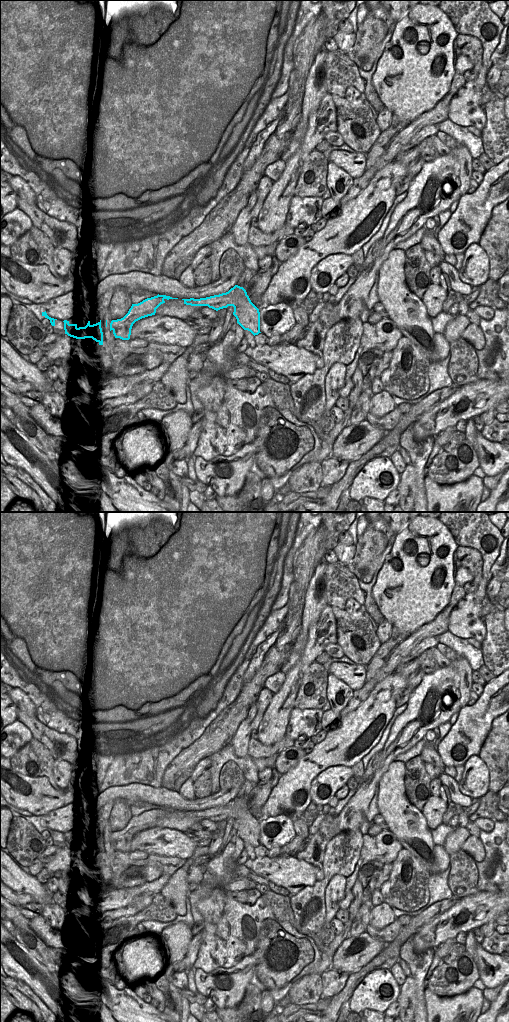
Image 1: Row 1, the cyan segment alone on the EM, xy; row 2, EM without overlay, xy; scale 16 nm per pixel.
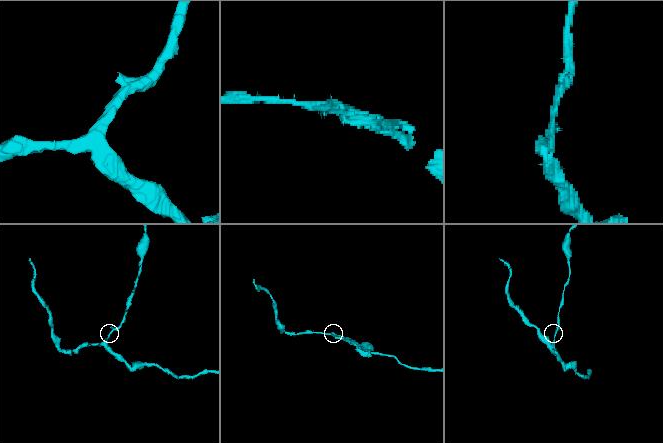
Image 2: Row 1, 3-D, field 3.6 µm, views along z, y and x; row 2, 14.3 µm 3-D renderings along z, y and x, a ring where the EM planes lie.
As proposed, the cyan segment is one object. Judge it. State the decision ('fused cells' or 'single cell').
fused cells

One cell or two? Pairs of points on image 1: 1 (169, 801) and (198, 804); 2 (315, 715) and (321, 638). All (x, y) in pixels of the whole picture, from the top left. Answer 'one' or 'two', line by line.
1: two
2: two

